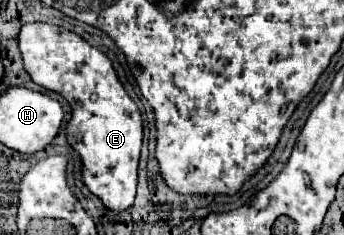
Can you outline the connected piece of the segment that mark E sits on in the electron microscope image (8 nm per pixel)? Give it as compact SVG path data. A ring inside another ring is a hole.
M23 24L19 36L23 66L31 80L59 92L71 106L67 142L81 158L81 180L105 208L123 212L133 206L137 188L137 162L143 140L143 122L137 104L127 96L111 60L81 36L53 24Z

